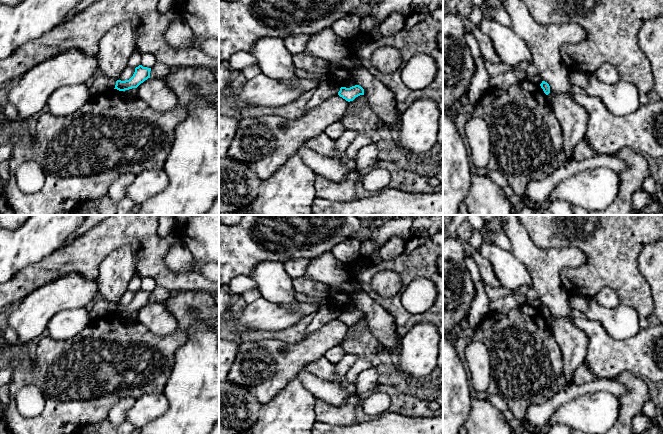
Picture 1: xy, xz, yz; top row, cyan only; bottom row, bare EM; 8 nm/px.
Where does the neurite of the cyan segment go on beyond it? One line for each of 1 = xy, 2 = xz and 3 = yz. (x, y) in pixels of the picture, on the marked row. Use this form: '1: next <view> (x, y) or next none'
1: next none
2: next none
3: next none

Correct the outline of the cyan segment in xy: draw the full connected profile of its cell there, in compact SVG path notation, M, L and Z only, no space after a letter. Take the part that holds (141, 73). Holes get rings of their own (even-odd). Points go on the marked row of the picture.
M139 65L135 68L135 72L129 80L117 80L114 89L117 89L119 91L125 91L132 88L137 88L141 83L150 78L150 71L151 68Z

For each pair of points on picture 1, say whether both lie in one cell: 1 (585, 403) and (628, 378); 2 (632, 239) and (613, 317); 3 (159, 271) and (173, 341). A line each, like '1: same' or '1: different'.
1: different
2: different
3: different

